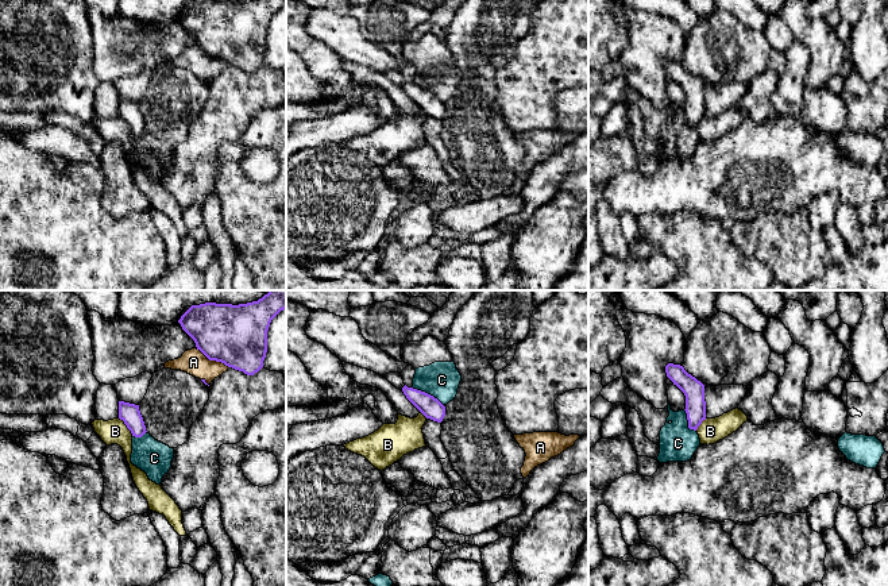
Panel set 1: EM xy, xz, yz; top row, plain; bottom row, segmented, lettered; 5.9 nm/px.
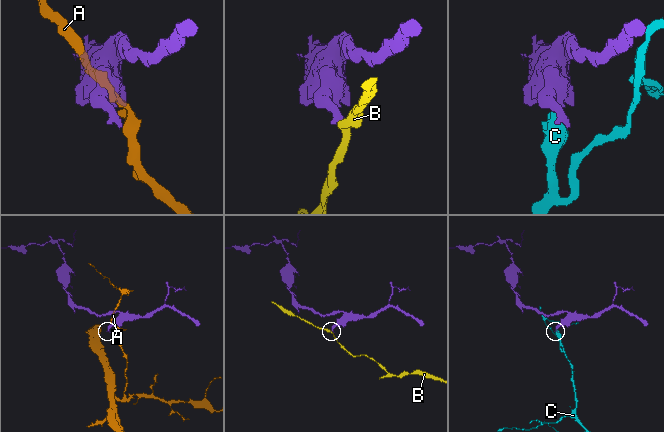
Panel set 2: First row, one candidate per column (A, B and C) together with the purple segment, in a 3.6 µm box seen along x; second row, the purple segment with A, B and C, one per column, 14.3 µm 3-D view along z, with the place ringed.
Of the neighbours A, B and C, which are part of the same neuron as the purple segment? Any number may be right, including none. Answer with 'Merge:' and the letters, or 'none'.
Merge: none

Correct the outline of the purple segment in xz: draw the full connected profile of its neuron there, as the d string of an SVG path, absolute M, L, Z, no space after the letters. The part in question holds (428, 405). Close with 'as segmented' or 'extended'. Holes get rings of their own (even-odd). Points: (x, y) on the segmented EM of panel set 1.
M406 385L402 388L406 398L426 417L433 421L441 423L445 416L445 406L433 396L408 388Z | as segmented

